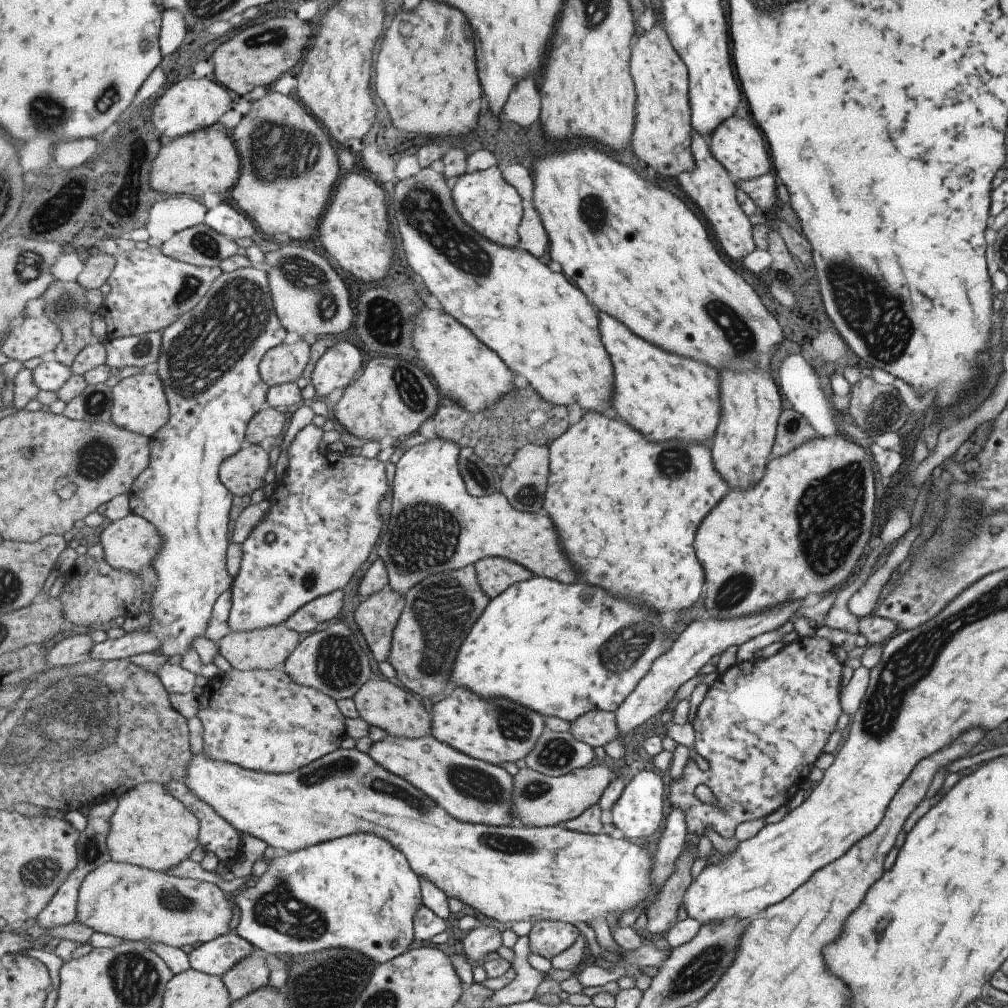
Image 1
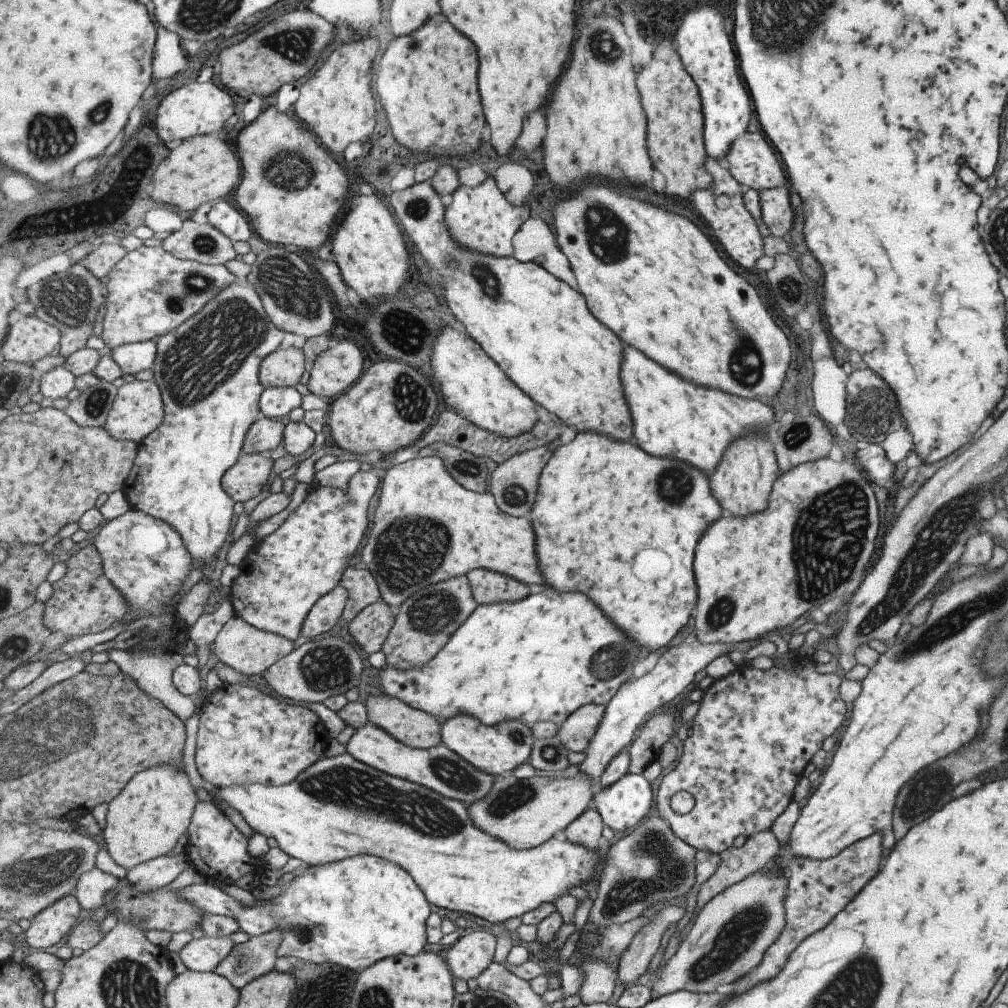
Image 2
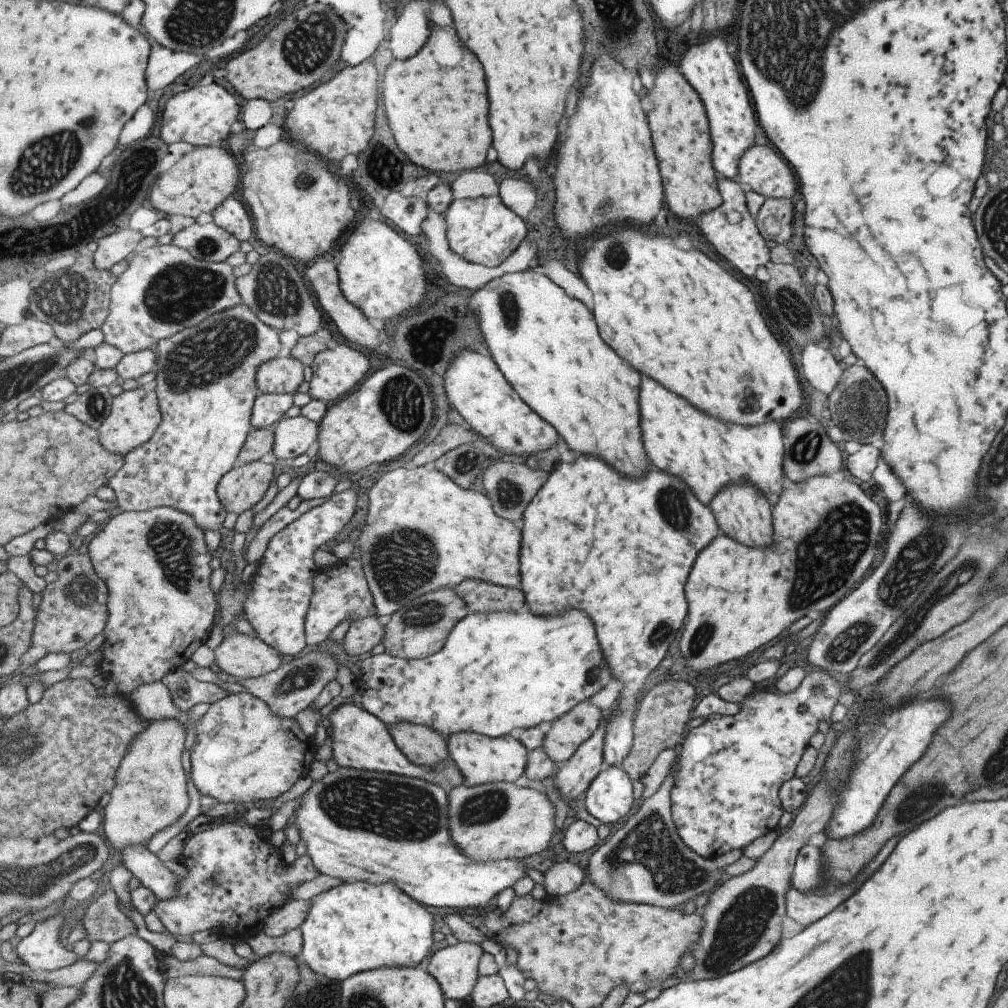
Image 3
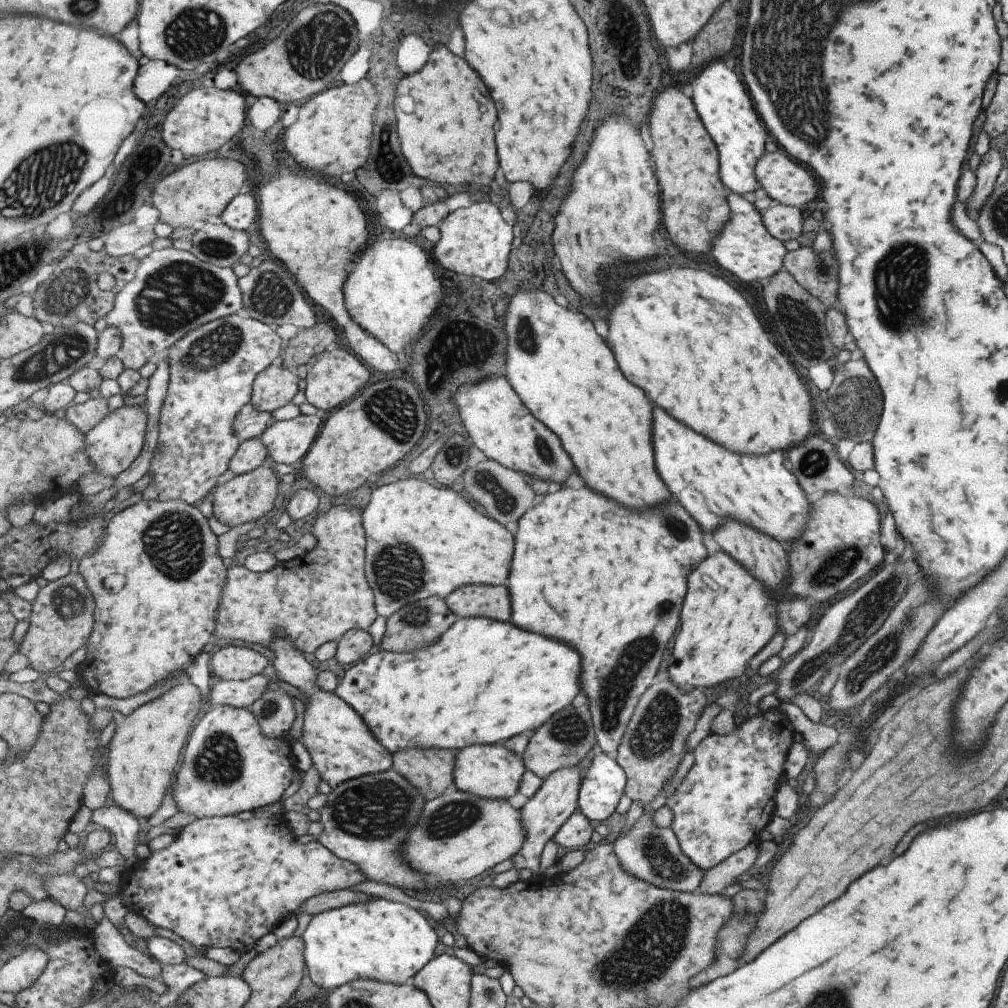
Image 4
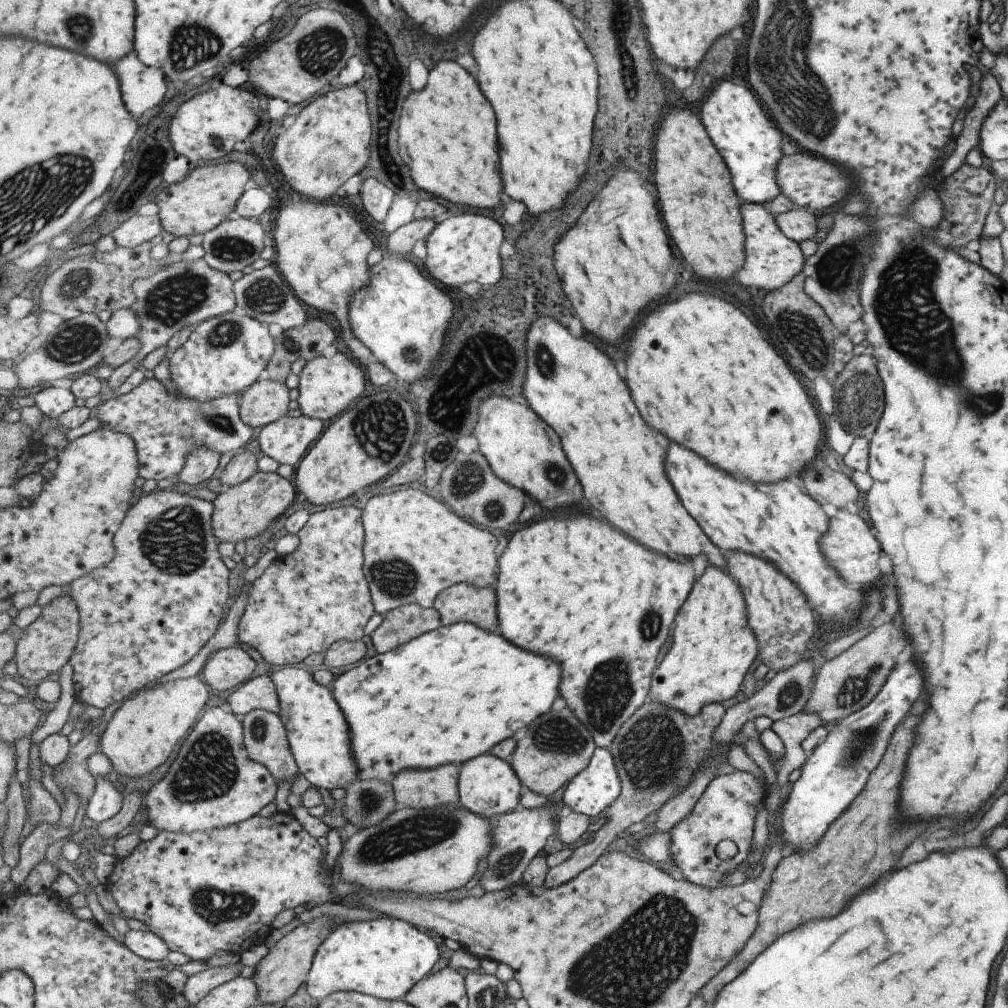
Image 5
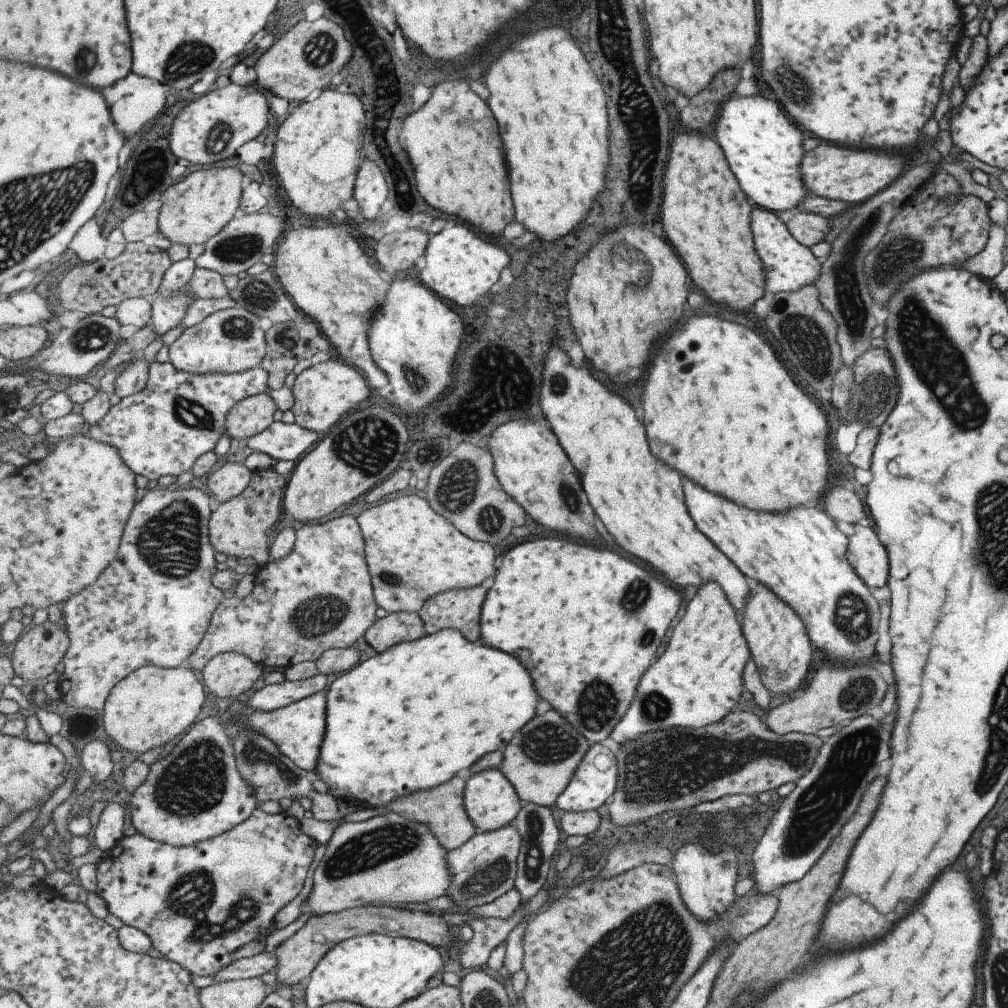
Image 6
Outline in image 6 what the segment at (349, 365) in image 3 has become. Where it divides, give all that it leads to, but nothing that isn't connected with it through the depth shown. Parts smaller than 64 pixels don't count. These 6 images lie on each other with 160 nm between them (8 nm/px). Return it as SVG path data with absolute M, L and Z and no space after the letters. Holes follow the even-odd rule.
M329 359L305 369L296 377L291 389L294 392L294 405L291 411L295 416L295 422L319 434L329 432L331 426L340 422L343 414L353 412L361 402L365 402L371 396L371 388L367 386L367 380L363 378L358 367L349 366L343 359Z

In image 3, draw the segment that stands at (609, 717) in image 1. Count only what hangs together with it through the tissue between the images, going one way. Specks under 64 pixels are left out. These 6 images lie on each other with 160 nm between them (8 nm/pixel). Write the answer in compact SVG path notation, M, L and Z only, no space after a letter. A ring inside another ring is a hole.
M583 701L551 723L542 747L555 763L560 765L561 762L567 762L577 752L577 748L597 732L601 718L603 714L597 706Z

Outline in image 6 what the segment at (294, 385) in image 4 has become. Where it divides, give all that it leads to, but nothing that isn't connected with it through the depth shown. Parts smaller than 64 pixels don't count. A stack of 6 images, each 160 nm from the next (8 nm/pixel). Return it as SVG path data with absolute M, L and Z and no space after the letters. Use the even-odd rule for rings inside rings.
M267 393L243 399L228 414L226 428L234 446L260 435L274 423L277 404Z

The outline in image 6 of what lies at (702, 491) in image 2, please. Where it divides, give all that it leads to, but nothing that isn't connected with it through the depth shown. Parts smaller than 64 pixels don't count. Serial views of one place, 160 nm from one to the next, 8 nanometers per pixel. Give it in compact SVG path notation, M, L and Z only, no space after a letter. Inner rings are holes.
M547 538L547 540L535 540L535 542L525 542L521 546L515 546L513 550L509 550L503 558L501 564L498 563L498 569L492 579L494 585L489 589L488 598L485 599L484 607L481 611L481 642L493 648L501 648L503 652L509 652L513 656L517 656L521 660L521 664L525 664L525 668L529 668L529 672L533 672L533 680L537 684L537 692L541 694L541 698L549 700L551 706L565 714L565 718L571 720L571 724L577 728L581 734L584 734L592 743L603 742L607 740L607 736L613 732L615 726L619 724L631 707L633 698L636 698L639 680L651 668L651 664L657 658L659 646L663 644L663 638L667 636L673 620L677 618L677 614L682 611L681 608L681 590L679 588L671 588L667 584L663 584L661 578L657 578L653 572L645 570L643 566L639 566L633 560L623 558L617 552L611 550L603 550L603 548L593 548L593 546L581 546L581 544L571 544L571 540L565 538Z

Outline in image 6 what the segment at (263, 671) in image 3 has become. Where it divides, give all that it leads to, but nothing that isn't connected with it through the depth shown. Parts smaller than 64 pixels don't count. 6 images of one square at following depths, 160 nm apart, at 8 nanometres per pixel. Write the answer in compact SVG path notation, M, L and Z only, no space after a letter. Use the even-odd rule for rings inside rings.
M221 653L208 662L201 675L211 694L235 698L253 688L264 674L262 667L240 653Z

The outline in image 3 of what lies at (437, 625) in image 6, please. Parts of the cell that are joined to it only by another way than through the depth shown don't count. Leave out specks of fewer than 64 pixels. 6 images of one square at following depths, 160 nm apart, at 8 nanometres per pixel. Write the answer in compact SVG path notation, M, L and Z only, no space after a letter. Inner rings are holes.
M475 579L465 580L465 584L455 591L468 604L470 613L517 612L525 606L526 596L520 588Z

